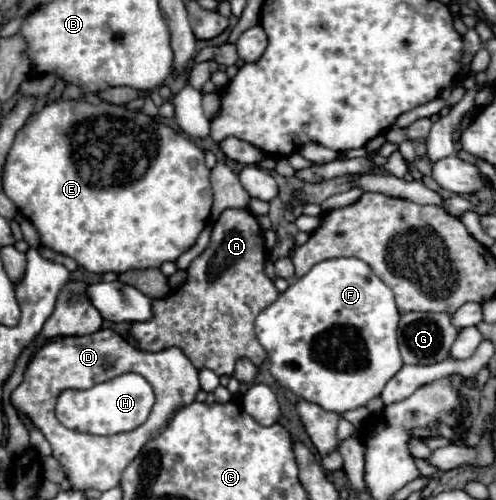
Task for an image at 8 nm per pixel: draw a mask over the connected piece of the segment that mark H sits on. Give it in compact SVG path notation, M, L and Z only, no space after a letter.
M123 374L113 378L113 382L97 384L89 390L65 390L65 404L57 404L57 418L69 430L97 434L97 436L113 436L121 432L131 432L141 426L155 402L153 388L139 374Z

